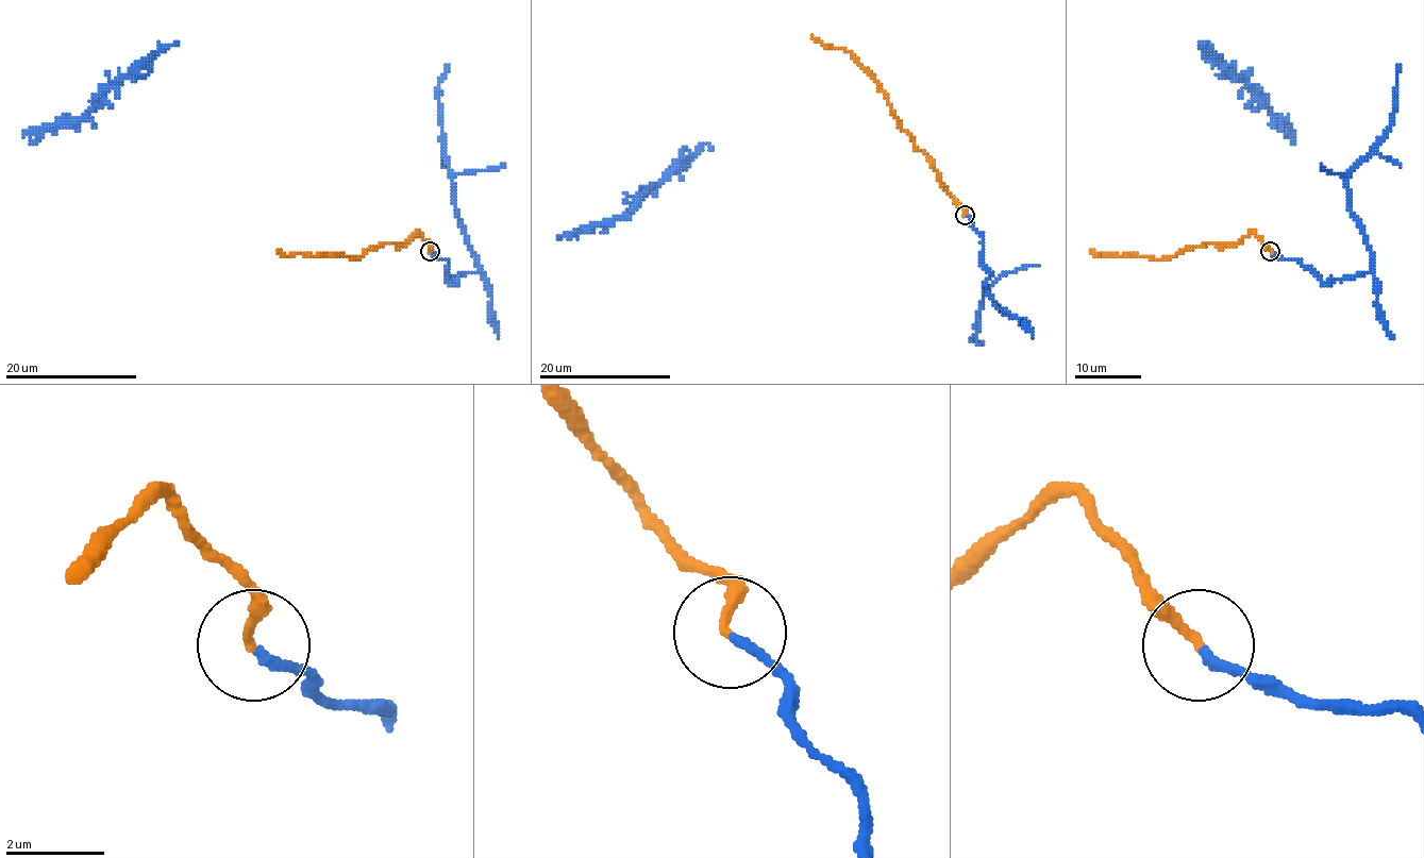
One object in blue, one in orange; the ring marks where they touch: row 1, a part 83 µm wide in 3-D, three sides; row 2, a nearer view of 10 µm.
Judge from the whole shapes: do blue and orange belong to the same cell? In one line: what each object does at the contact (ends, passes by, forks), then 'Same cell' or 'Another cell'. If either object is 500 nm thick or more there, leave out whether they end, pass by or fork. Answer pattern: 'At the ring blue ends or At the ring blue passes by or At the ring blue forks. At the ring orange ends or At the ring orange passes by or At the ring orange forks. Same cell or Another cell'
At the ring blue ends. At the ring orange ends. Same cell

